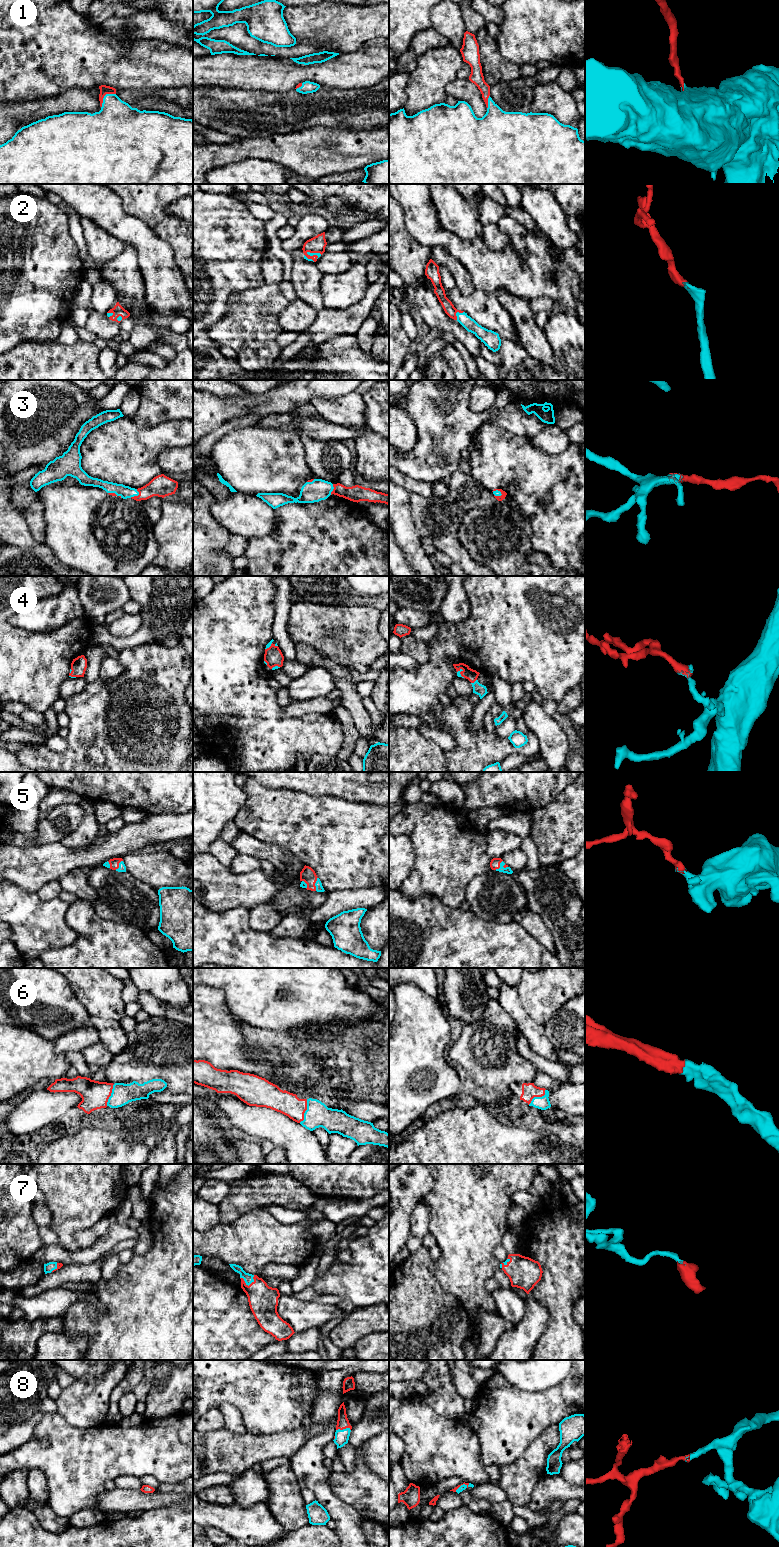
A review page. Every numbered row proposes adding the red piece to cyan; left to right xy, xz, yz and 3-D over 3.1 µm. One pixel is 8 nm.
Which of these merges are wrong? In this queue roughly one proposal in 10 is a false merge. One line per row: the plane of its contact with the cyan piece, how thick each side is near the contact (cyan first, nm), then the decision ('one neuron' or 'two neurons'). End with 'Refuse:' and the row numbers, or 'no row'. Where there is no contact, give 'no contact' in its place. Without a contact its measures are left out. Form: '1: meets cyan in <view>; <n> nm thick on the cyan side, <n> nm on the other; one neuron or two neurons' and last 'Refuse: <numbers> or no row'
1: meets cyan in xy; 360 nm thick on the cyan side, 70 nm on the other; one neuron
2: meets cyan in yz; 100 nm thick on the cyan side, 90 nm on the other; one neuron
3: meets cyan in xy; 100 nm thick on the cyan side, 170 nm on the other; one neuron
4: meets cyan in yz; 90 nm thick on the cyan side, 90 nm on the other; one neuron
5: meets cyan in xz; 60 nm thick on the cyan side, 120 nm on the other; one neuron
6: meets cyan in xz; 190 nm thick on the cyan side, 180 nm on the other; one neuron
7: meets cyan in xz; 80 nm thick on the cyan side, 240 nm on the other; one neuron
8: meets cyan in xz; 110 nm thick on the cyan side, 100 nm on the other; one neuron
Refuse: no row

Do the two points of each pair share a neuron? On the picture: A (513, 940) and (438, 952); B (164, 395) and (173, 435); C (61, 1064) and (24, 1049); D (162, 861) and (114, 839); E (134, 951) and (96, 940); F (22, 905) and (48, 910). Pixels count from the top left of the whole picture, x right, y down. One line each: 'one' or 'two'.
A: one
B: two
C: one
D: two
E: one
F: one

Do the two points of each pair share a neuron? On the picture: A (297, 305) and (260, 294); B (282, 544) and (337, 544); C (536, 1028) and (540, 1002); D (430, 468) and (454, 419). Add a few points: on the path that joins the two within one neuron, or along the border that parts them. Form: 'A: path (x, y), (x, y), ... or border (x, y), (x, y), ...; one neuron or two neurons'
A: border (289, 302), (278, 315), (278, 323), (280, 325); two neurons
B: path (296, 547), (323, 547); one neuron
C: border (522, 1005), (525, 1012), (542, 1025); two neurons
D: path (435, 456), (443, 431); one neuron

